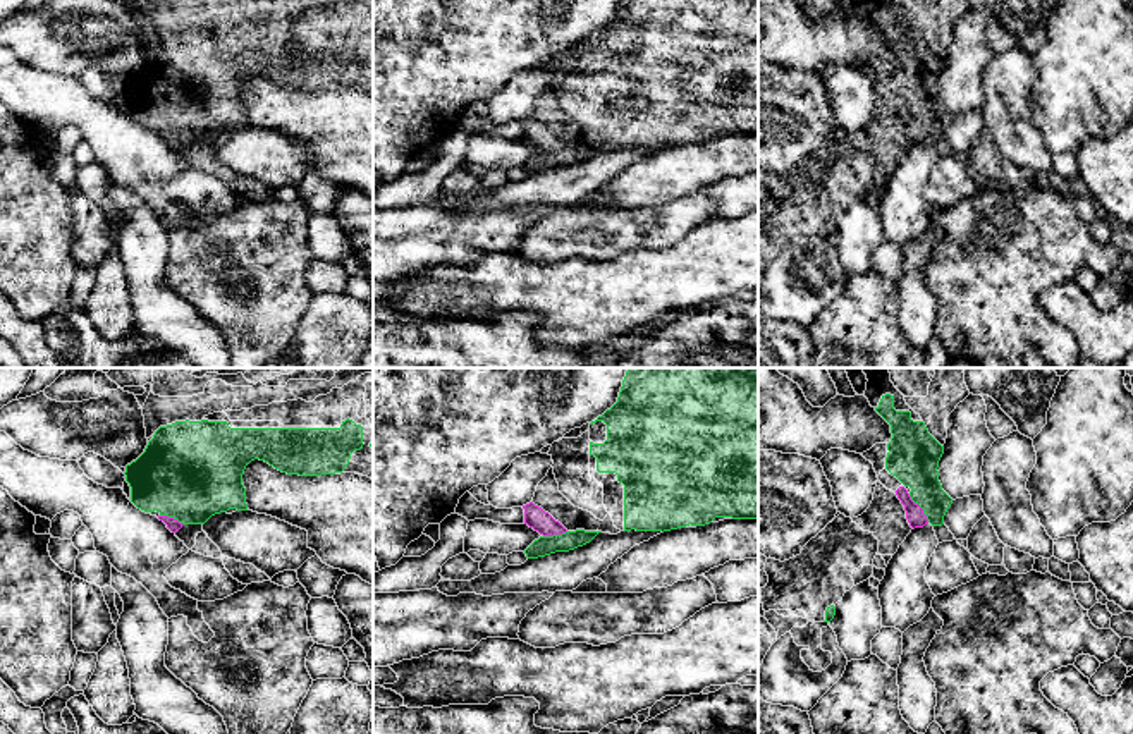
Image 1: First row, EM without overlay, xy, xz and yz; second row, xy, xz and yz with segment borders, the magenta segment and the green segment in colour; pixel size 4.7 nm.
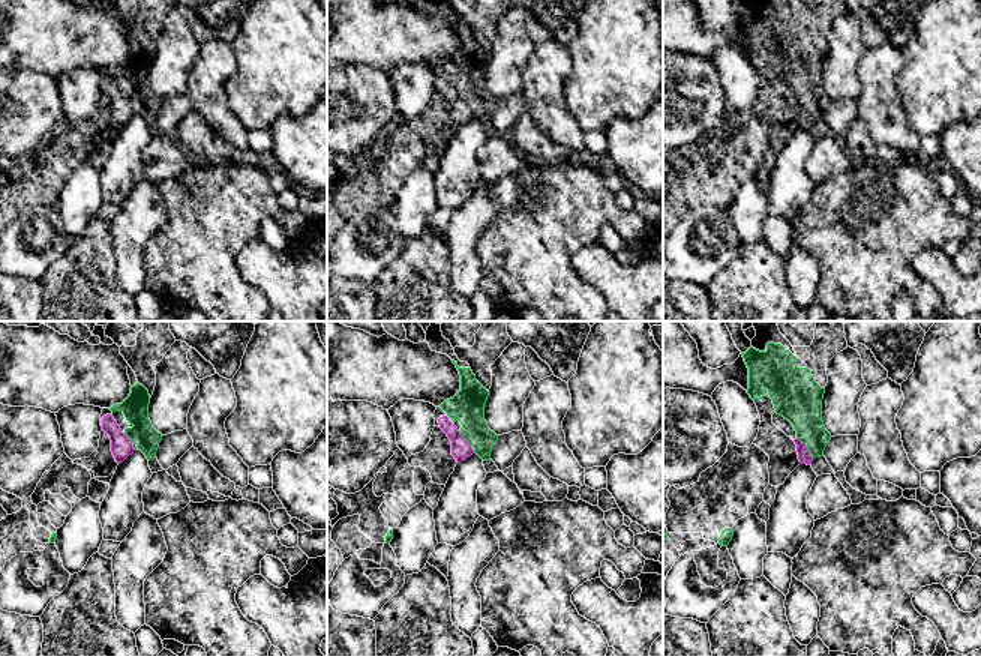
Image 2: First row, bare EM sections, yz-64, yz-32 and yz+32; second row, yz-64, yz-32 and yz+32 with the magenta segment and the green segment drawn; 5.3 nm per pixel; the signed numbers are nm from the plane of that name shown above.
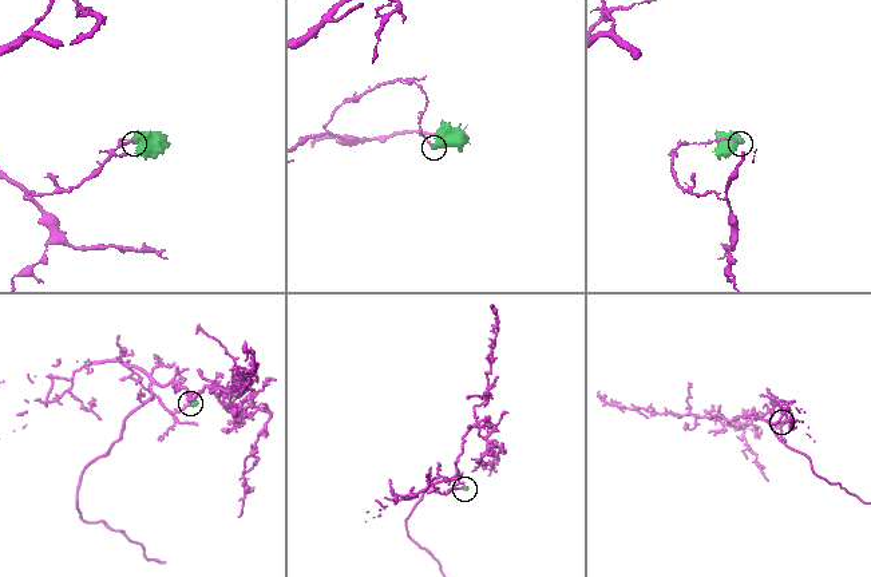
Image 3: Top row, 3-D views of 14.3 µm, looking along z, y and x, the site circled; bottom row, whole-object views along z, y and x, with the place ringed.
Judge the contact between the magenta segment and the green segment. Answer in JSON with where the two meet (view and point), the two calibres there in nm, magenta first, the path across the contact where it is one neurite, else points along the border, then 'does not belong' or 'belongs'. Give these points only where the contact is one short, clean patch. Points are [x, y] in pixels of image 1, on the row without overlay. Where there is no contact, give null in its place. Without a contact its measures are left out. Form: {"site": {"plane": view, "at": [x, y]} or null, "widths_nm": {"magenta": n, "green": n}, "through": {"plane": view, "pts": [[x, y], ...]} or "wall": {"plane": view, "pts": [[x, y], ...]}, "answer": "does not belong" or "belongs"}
{"site": {"plane": "yz", "at": [920, 122]}, "widths_nm": {"magenta": 90, "green": 240}, "through": {"plane": "yz", "pts": [[915, 131], [920, 122], [920, 88], [913, 71]]}, "answer": "belongs"}

